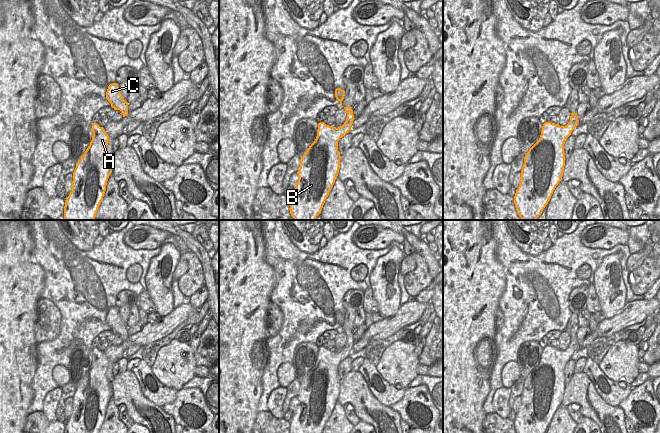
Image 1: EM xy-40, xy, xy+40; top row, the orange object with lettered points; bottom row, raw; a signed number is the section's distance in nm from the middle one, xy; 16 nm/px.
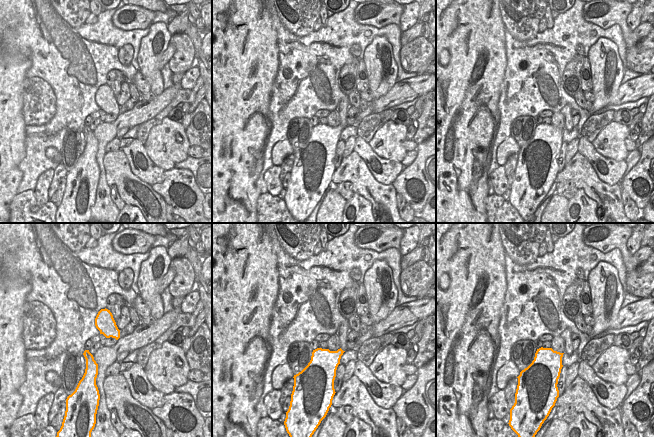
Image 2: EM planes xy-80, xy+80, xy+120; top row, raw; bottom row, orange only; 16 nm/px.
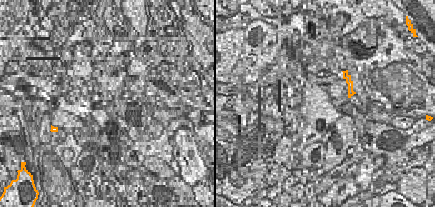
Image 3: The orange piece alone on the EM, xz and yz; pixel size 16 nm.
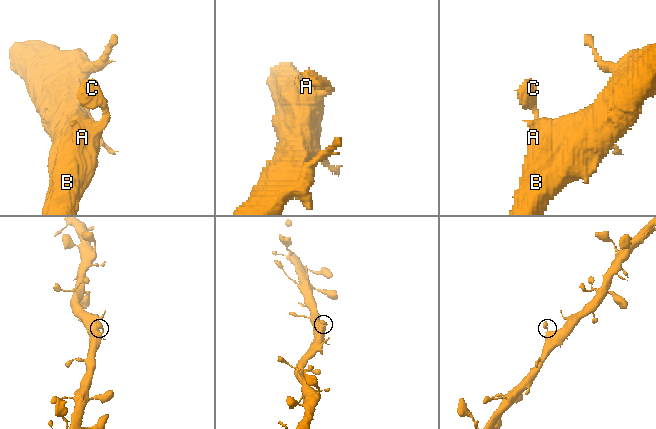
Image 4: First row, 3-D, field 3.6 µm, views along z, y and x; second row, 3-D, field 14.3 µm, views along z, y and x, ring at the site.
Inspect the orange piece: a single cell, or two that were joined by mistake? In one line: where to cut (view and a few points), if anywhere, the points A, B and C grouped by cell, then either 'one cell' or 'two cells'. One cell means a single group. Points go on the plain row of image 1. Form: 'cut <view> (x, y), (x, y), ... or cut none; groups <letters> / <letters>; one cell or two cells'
cut none; groups A B C; one cell

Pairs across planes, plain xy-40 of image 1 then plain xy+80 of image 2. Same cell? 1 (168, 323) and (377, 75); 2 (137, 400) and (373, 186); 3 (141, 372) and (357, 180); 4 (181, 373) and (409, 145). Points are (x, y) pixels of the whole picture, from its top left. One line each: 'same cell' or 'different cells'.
1: different cells
2: same cell
3: different cells
4: different cells

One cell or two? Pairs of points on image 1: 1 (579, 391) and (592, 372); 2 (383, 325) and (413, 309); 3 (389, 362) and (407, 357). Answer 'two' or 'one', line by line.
1: two
2: one
3: one

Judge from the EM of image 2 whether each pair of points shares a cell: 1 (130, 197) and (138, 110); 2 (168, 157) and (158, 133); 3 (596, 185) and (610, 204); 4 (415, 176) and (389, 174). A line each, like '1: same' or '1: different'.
1: different
2: same
3: same
4: different

